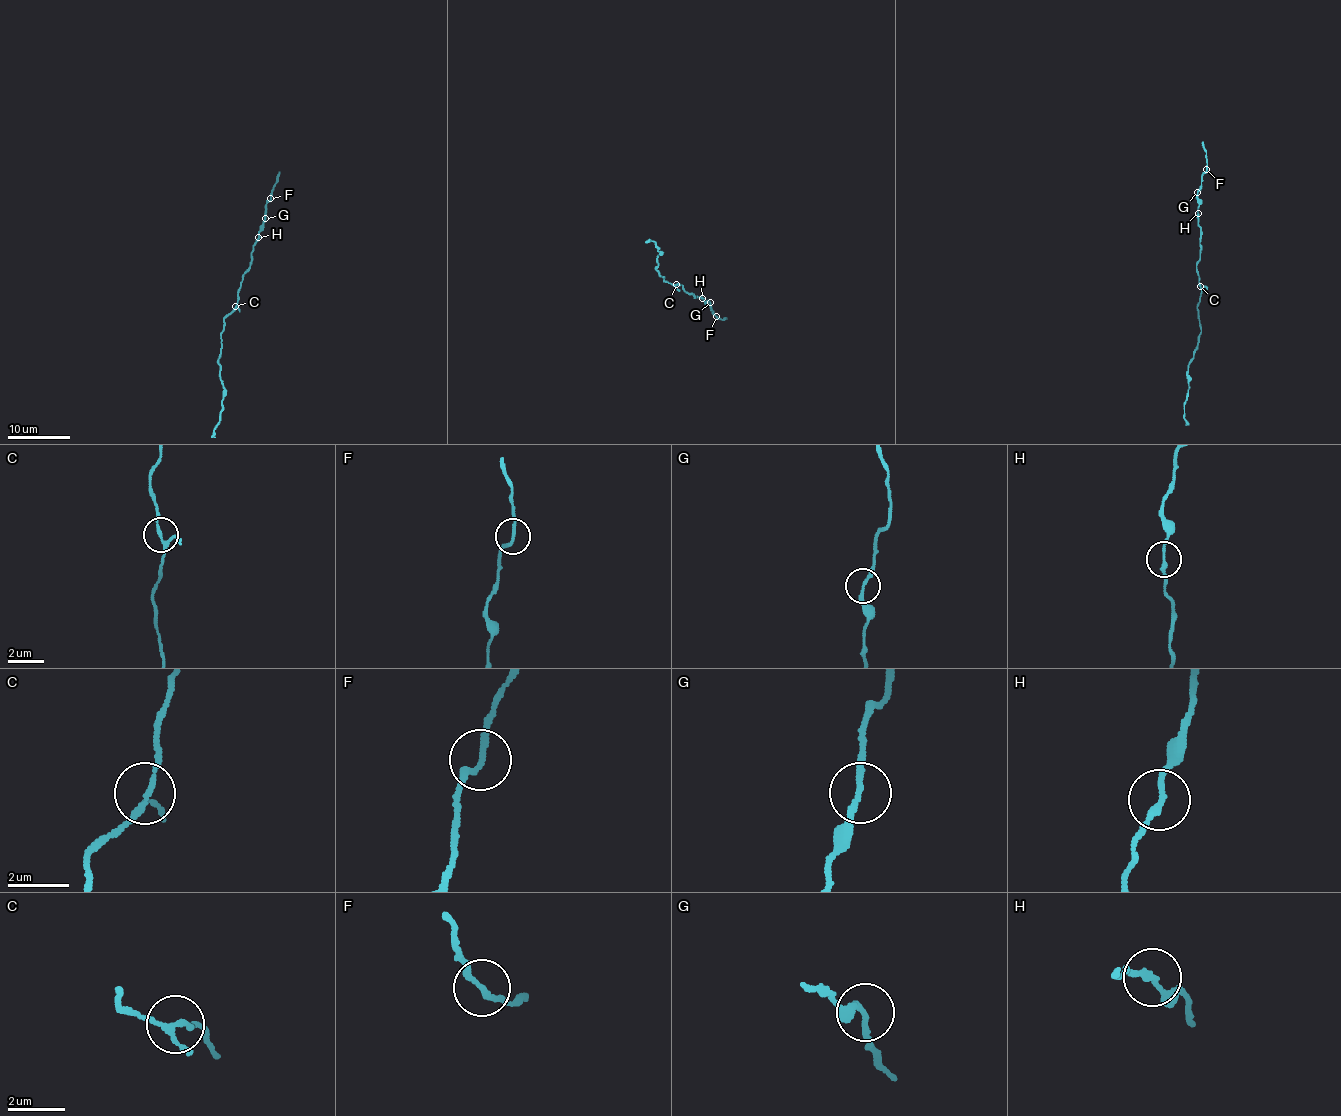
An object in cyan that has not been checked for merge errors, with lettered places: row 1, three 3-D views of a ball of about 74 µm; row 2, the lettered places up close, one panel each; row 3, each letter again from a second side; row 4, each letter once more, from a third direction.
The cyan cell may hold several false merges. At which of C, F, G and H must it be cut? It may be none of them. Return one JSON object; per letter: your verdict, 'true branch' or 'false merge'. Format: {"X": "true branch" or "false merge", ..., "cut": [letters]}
{"C": "true branch", "F": "true branch", "G": "true branch", "H": "true branch", "cut": []}

